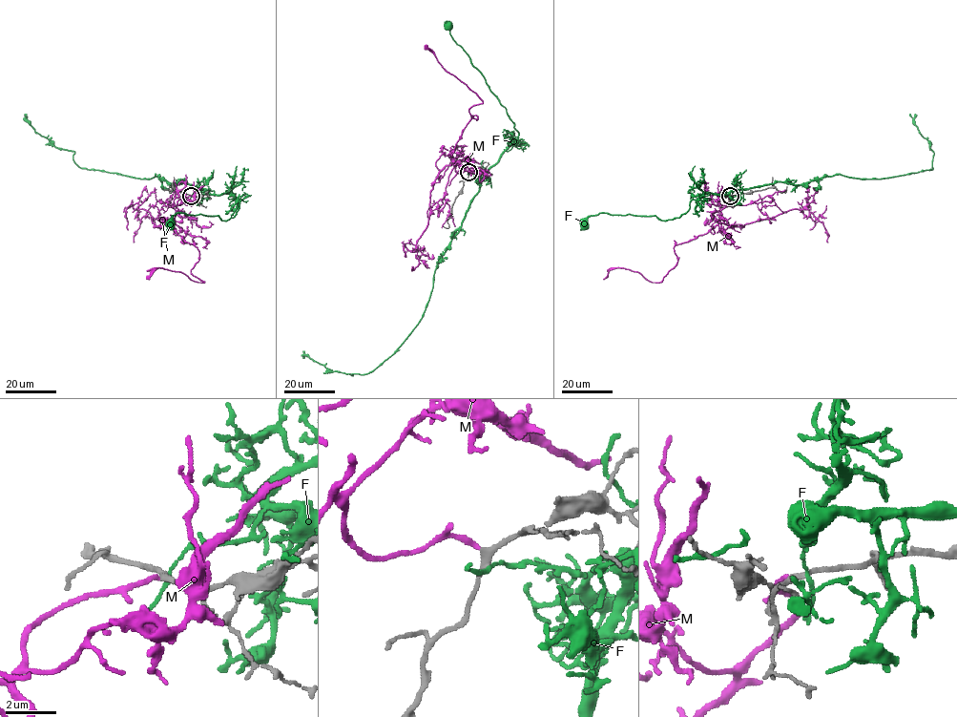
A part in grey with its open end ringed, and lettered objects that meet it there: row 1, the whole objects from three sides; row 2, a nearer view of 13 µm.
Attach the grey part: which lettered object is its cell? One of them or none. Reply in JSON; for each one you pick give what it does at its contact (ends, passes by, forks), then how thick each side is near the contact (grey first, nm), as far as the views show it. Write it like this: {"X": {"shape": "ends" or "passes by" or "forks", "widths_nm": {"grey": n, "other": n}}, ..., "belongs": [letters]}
{"M": {"shape": "ends", "widths_nm": {"grey": 200, "other": 200}}, "belongs": ["M"]}

